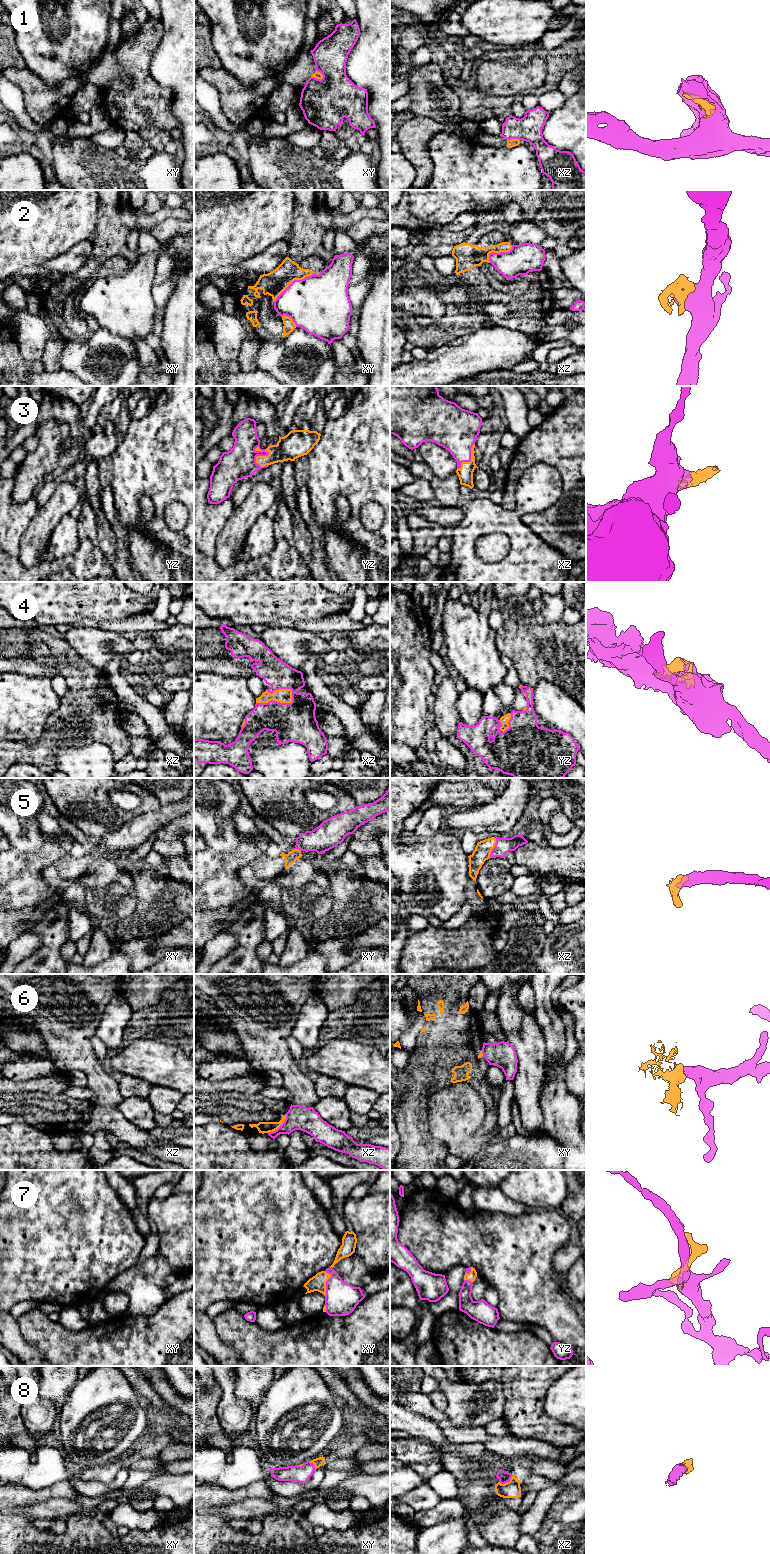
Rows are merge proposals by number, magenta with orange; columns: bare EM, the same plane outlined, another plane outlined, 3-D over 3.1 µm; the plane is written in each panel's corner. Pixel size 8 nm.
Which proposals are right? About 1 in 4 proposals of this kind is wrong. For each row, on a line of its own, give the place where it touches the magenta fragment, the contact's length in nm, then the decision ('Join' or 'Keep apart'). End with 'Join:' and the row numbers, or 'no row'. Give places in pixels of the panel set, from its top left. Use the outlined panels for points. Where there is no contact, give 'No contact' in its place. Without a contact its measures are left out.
1: Touches magenta at xy (317, 79). Shared border 110 nm. Keep apart
2: Touches magenta at xy (296, 280). Shared border 440 nm. Keep apart
3: Touches magenta at yz (260, 455). Shared border 180 nm. Join
4: Touches magenta at xz (279, 702). Shared border 320 nm. Join
5: Touches magenta at xz (493, 848). Shared border 170 nm. Join
6: Touches magenta at xz (280, 1126). Shared border 220 nm. Keep apart
7: Touches magenta at xy (326, 1283). Shared border 200 nm. Join
8: Touches magenta at xz (506, 1482). Shared border 130 nm. Join
Join: 3, 4, 5, 7, 8

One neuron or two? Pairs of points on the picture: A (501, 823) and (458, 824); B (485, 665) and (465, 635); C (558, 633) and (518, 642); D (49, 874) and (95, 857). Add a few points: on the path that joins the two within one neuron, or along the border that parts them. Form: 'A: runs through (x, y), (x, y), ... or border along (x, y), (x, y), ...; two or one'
A: runs through (490, 822), (469, 822); one
B: runs through (478, 658), (474, 654), (470, 642); one
C: runs through (548, 636), (536, 637), (531, 642), (528, 642); one
D: runs through (60, 870), (84, 864); one

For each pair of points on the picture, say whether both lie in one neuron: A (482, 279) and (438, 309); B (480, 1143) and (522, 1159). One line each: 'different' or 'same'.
A: different
B: different

